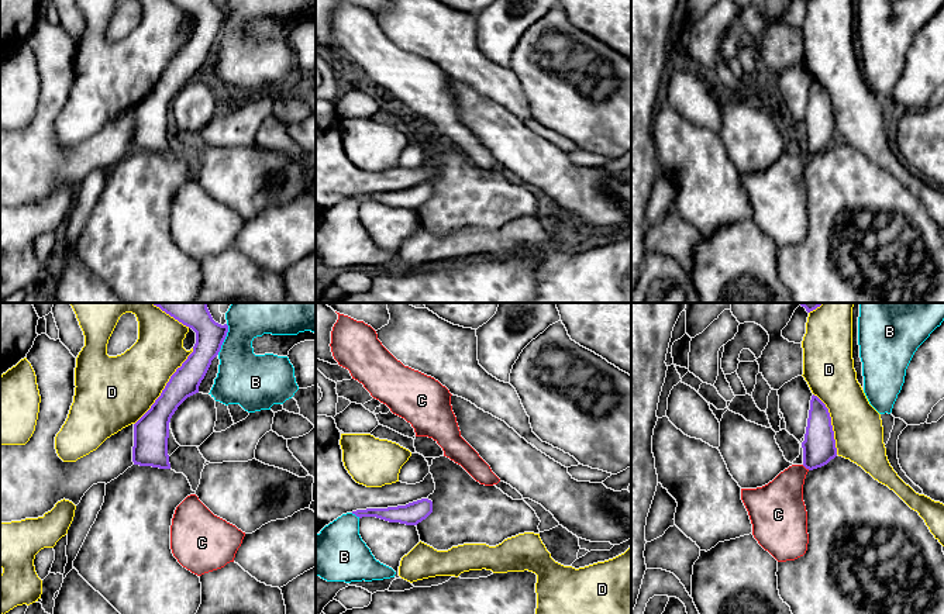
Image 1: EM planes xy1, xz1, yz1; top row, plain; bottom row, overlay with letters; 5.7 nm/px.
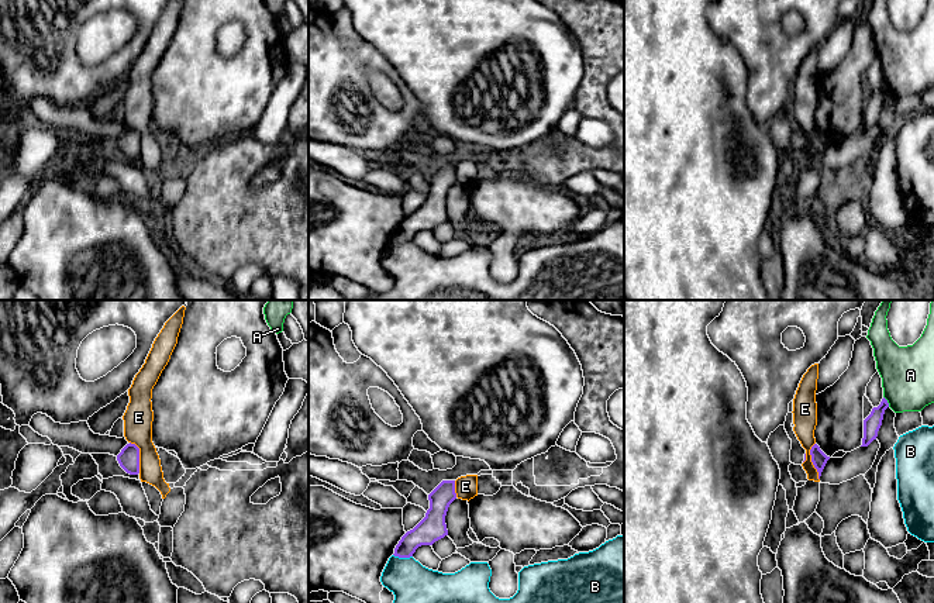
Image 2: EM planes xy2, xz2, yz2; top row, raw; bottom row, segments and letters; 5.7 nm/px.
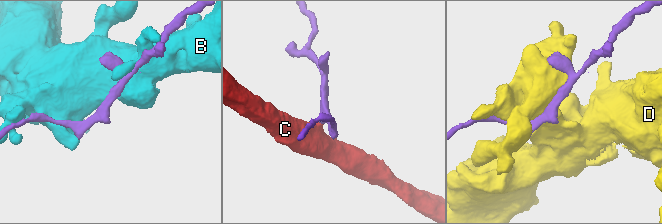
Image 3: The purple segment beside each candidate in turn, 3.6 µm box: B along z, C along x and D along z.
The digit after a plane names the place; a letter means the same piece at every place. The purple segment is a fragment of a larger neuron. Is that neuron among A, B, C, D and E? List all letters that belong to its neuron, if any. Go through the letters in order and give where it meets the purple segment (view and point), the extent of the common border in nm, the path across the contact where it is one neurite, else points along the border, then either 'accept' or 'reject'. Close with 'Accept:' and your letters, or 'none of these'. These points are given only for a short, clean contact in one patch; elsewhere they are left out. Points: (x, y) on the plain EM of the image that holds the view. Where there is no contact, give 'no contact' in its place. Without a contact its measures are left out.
A: yz2 (886, 86) | 70 nm | reject
B: xy1 (224, 23) | 190 nm | reject
C: yz1 (806, 152) | 50 nm | across yz1 (819, 131), (806, 152), (786, 172), (781, 188) | accept
D: xy1 (165, 71) | 550 nm | reject
E: yz2 (812, 145) | 220 nm | along yz2 (814, 127), (810, 134), (810, 145), (819, 164) | reject
Accept: C

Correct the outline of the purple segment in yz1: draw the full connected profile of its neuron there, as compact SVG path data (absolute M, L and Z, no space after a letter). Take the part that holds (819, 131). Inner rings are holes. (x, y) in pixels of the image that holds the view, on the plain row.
M814 79L802 132L802 149L789 151L762 172L741 173L752 220L778 246L795 245L806 238L809 218L805 163L809 155L821 152L837 141L828 93Z

